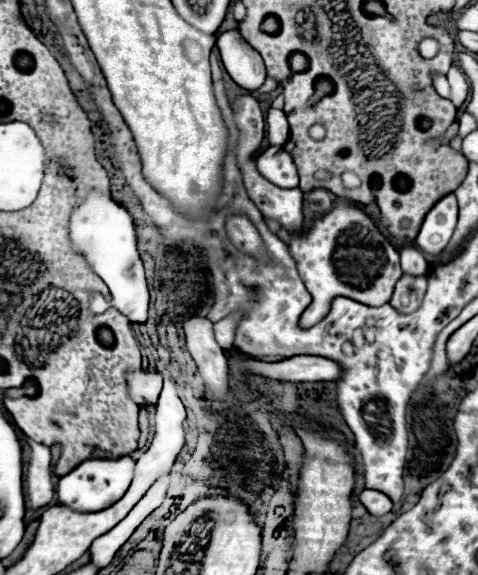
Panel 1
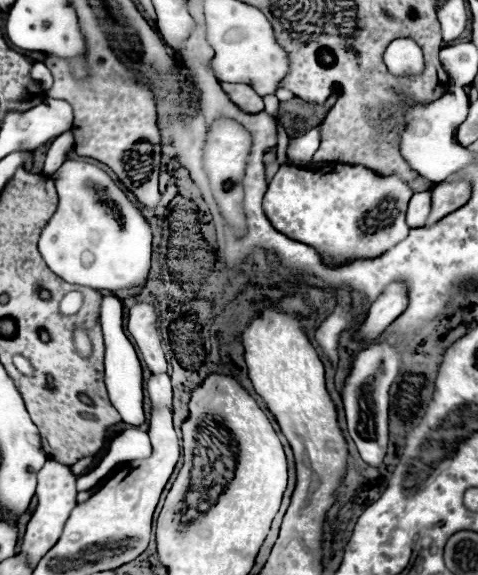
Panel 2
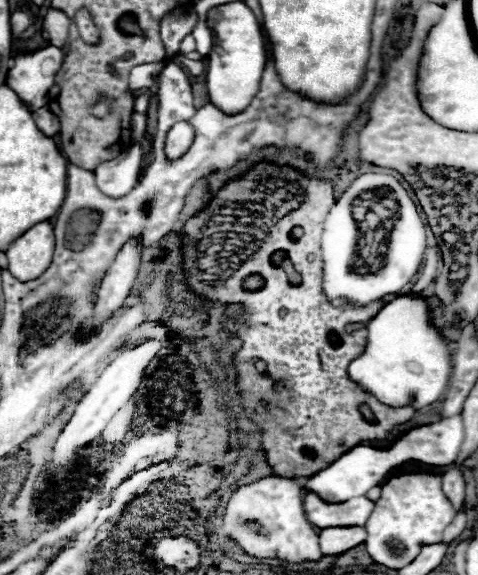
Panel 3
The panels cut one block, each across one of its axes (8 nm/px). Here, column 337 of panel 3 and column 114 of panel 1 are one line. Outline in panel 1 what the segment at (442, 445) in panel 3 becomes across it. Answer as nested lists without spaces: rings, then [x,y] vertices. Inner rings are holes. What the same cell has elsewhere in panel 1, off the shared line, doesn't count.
[[[122,456],[118,460],[86,460],[78,468],[74,468],[70,474],[62,476],[56,484],[56,496],[60,506],[68,506],[76,512],[100,512],[102,508],[108,508],[116,500],[124,496],[132,482],[134,472],[134,460],[130,456]]]

